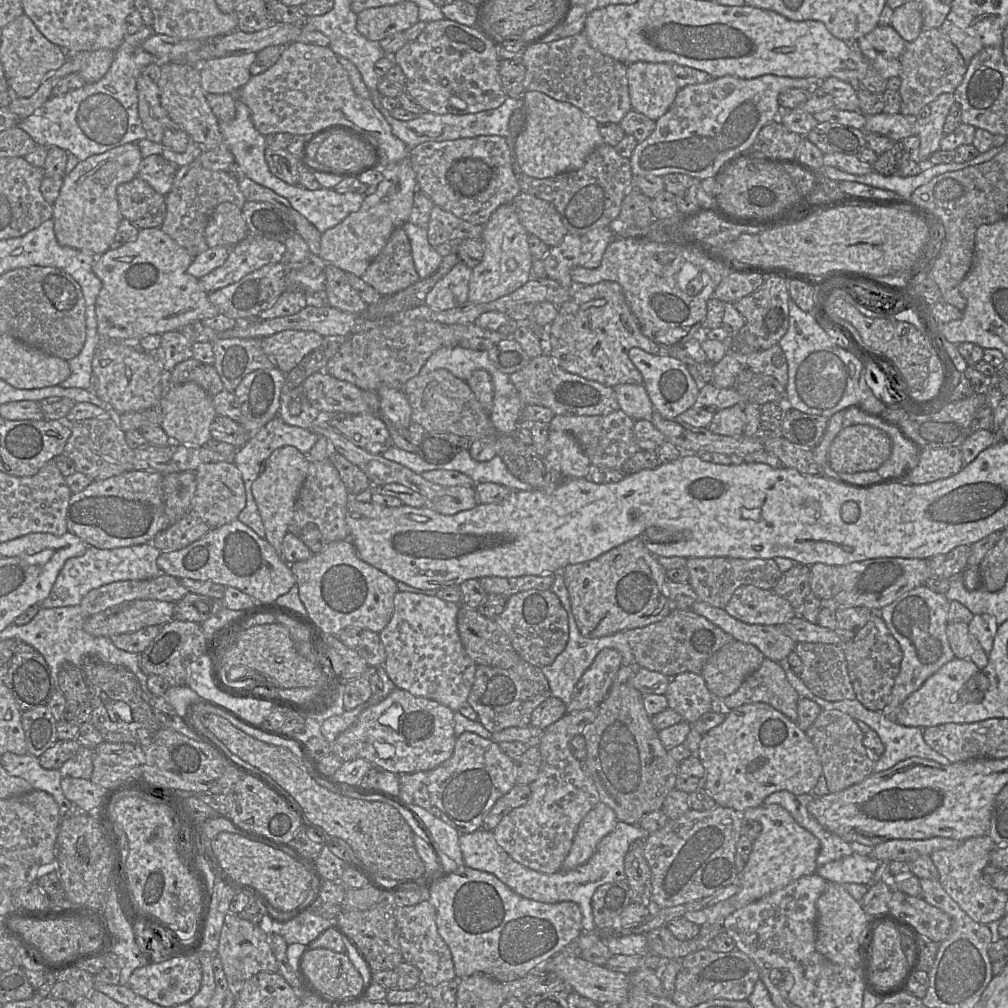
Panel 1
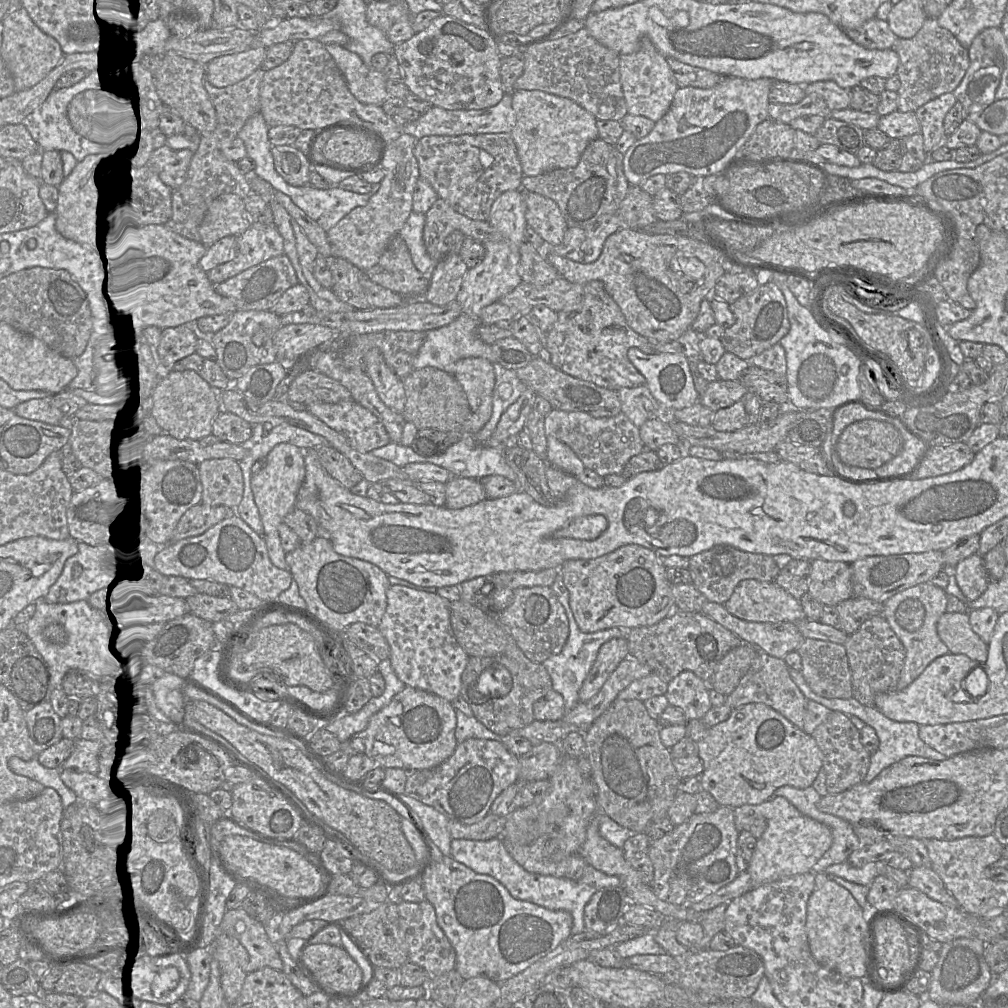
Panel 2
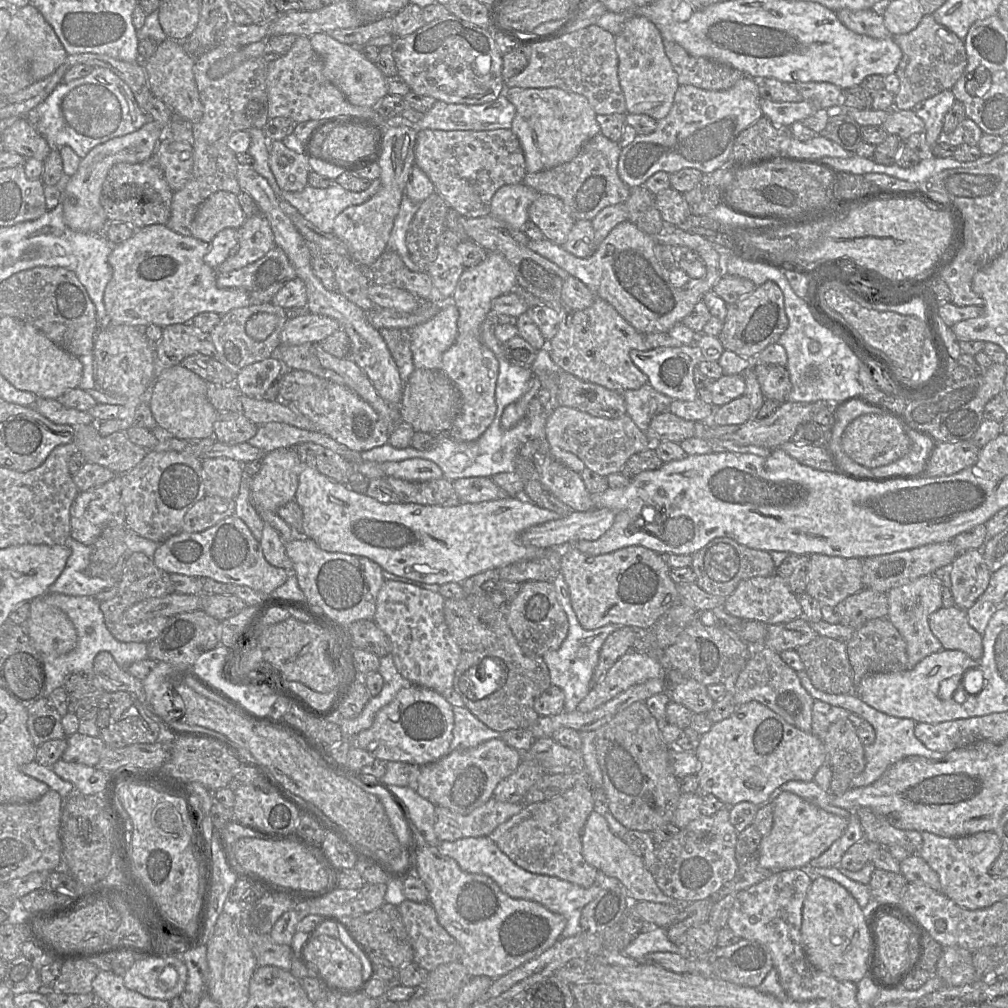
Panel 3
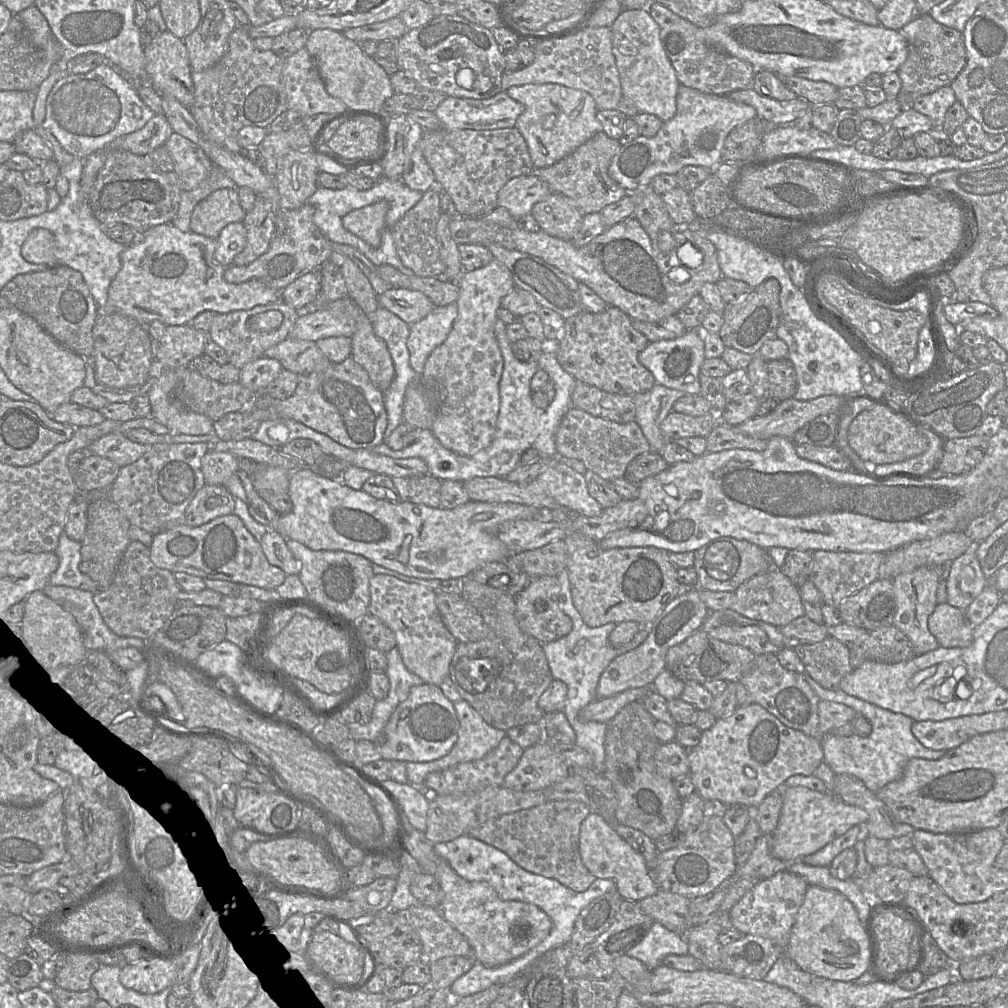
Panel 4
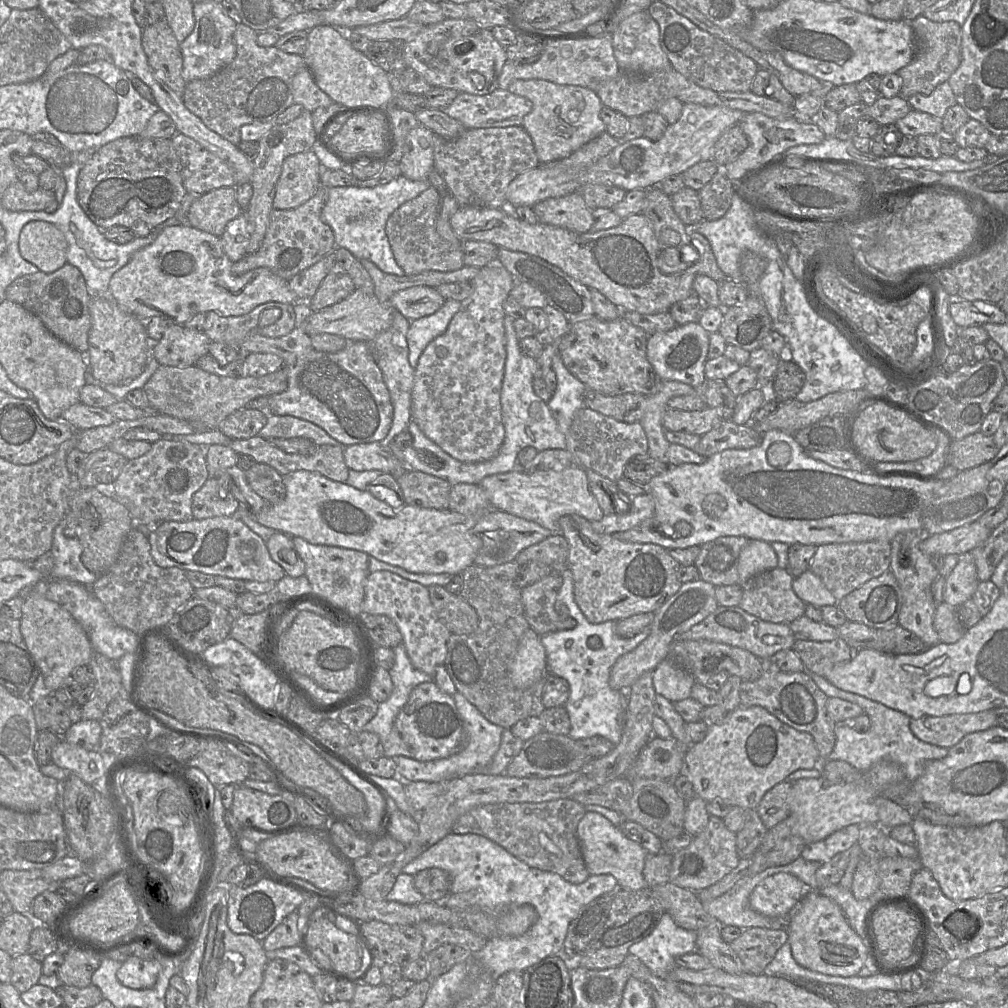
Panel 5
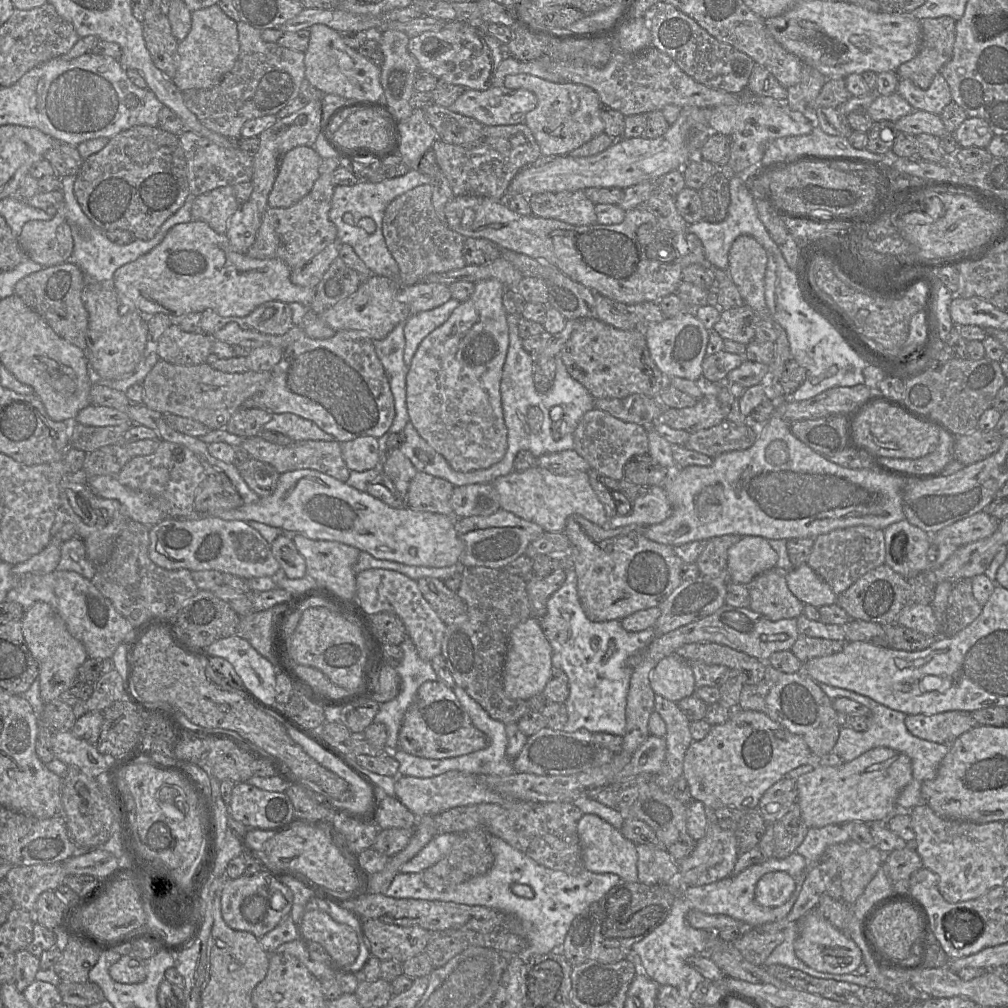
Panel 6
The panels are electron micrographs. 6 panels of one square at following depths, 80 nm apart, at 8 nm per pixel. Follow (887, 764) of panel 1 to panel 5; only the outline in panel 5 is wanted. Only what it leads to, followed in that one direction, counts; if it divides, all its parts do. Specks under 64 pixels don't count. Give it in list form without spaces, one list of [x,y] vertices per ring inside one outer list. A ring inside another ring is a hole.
[[[810,673],[810,677],[818,688],[830,698],[840,698],[859,705],[870,719],[870,728],[864,733],[856,731],[851,724],[836,724],[836,742],[829,760],[845,761],[860,772],[870,770],[883,760],[898,763],[904,770],[903,781],[884,789],[883,795],[901,805],[901,799],[910,785],[923,773],[927,761],[939,760],[948,754],[947,748],[935,746],[919,740],[910,730],[911,718],[905,713],[889,708],[879,702],[870,700],[861,695],[837,688],[826,678]]]

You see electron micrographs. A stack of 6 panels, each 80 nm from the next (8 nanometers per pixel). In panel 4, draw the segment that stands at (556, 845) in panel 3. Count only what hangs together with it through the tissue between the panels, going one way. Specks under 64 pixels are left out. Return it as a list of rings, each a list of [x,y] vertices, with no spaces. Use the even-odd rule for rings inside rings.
[[[577,800],[545,801],[490,819],[467,835],[503,851],[529,872],[556,879],[576,892],[584,892],[596,879],[583,864],[579,851],[581,824],[590,812],[587,804]]]

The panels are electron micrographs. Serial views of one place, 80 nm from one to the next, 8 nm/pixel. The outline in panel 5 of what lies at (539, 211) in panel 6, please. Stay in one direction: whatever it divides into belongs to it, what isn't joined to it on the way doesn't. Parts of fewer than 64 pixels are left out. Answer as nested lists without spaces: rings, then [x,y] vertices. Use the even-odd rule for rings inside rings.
[[[580,192],[548,198],[532,207],[538,222],[565,228],[575,233],[589,232],[594,223],[589,209]]]

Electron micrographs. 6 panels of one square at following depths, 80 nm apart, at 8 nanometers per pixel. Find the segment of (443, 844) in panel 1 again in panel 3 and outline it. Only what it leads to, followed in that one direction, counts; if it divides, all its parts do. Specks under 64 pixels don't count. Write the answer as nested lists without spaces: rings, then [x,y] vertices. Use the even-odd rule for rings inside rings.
[[[389,786],[406,806],[410,821],[419,829],[427,844],[439,847],[440,840],[434,832],[435,805],[409,786]]]

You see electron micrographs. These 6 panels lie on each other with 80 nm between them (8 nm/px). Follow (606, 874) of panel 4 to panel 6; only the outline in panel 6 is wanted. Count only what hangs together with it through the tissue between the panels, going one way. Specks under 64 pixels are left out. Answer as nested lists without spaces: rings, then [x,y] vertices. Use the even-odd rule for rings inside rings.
[[[583,814],[577,824],[582,862],[586,870],[593,873],[613,873],[627,882],[637,882],[636,844],[627,840],[611,824],[594,814]]]

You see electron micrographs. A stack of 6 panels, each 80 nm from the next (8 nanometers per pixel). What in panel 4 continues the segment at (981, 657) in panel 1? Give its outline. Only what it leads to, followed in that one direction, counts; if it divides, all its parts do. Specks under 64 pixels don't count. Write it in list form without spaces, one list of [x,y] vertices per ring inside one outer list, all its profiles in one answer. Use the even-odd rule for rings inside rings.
[[[938,603],[928,618],[928,628],[944,648],[965,648],[972,645],[974,626],[966,616],[966,610],[949,603]]]

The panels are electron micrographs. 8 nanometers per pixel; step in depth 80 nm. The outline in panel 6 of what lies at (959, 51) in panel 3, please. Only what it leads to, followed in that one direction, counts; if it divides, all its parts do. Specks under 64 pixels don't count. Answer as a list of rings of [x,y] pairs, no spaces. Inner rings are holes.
[[[949,16],[920,20],[922,29],[921,48],[914,58],[898,67],[896,74],[899,79],[908,79],[924,90],[929,88],[935,75],[940,73],[942,67],[952,58],[955,42],[955,24],[956,21]]]

